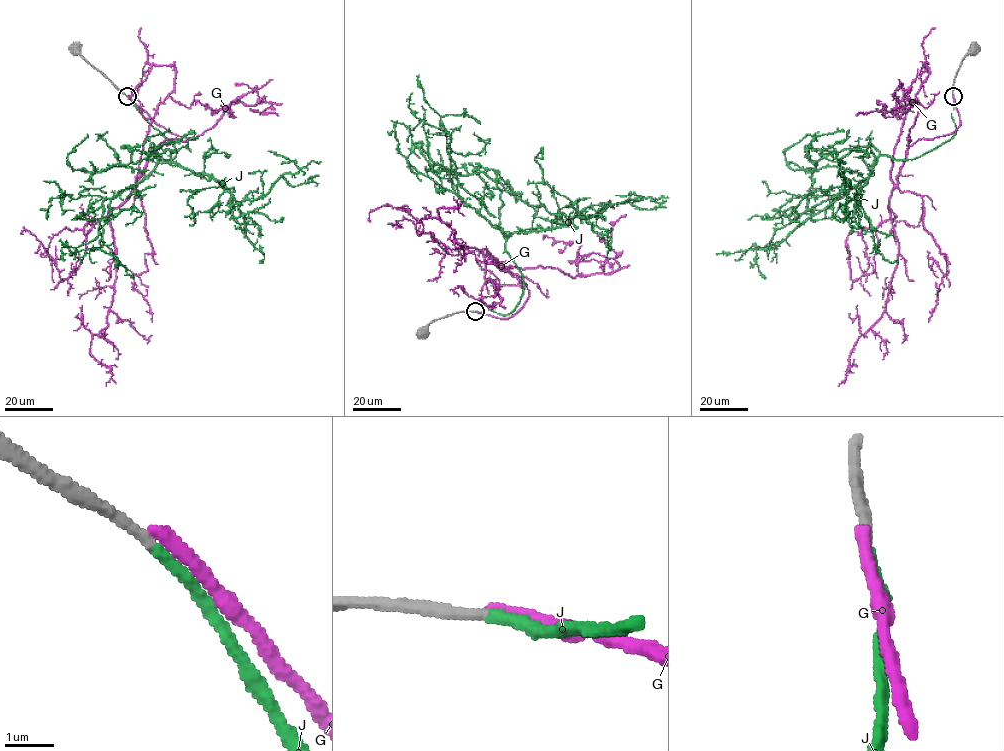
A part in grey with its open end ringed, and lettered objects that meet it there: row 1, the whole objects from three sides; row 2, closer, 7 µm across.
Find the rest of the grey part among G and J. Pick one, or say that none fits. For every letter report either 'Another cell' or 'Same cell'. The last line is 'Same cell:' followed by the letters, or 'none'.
G: Another cell
J: Same cell
Same cell: J

